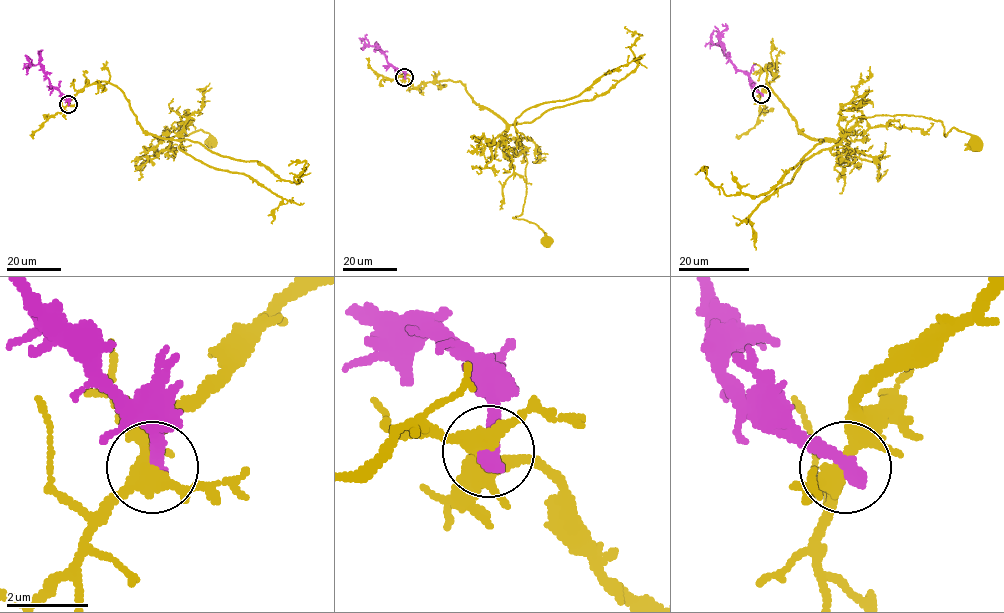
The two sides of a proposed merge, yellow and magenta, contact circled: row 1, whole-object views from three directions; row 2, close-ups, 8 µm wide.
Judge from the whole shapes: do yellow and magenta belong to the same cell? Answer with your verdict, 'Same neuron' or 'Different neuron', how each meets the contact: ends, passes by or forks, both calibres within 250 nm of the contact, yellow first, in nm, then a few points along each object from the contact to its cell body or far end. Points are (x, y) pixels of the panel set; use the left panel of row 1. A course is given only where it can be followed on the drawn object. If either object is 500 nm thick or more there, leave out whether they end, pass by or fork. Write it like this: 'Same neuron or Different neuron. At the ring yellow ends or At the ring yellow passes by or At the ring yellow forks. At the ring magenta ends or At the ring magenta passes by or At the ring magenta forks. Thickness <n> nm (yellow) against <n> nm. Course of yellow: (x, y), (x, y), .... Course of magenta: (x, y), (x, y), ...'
Different neuron. At the ring yellow forks. At the ring magenta ends. Thickness 360 nm (yellow) against 420 nm. Course of yellow: (68, 104), (85, 86), (108, 81), (147, 132), (169, 140), (190, 120), (179, 135), (203, 130), (210, 142). Course of magenta: (68, 104), (50, 85), (42, 67), (39, 64), (32, 65), (25, 56)

